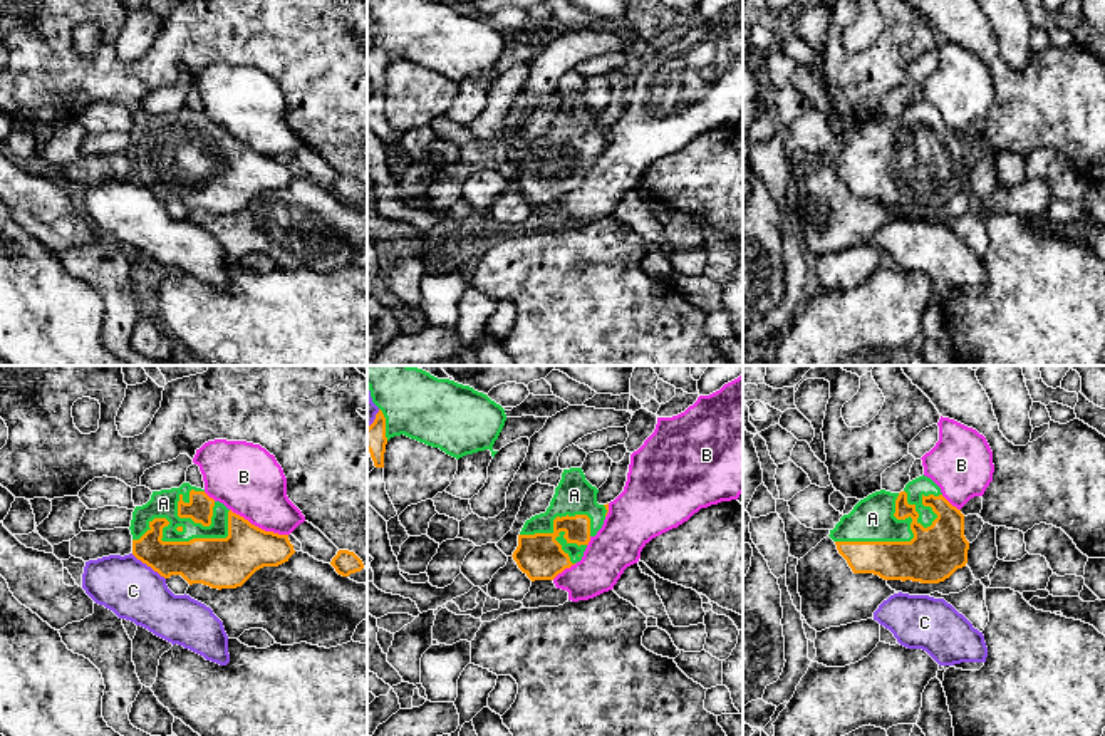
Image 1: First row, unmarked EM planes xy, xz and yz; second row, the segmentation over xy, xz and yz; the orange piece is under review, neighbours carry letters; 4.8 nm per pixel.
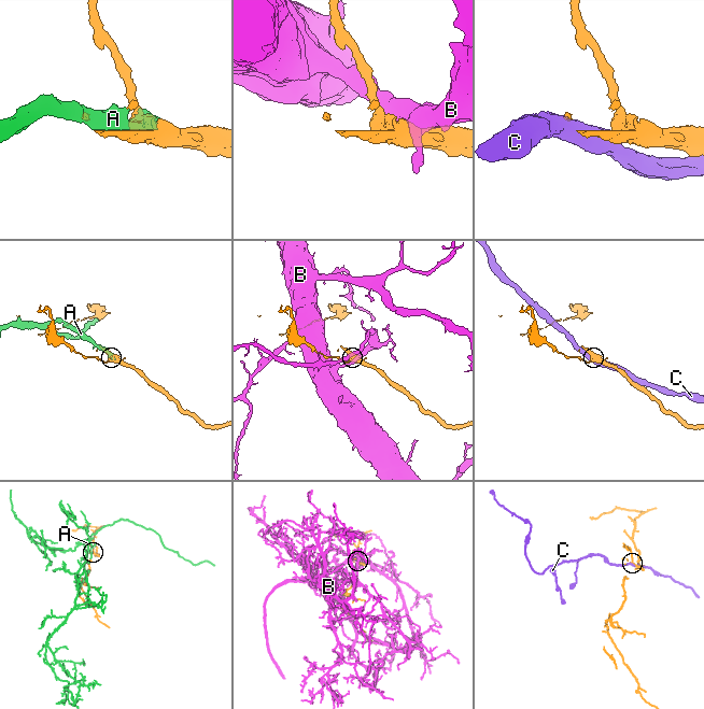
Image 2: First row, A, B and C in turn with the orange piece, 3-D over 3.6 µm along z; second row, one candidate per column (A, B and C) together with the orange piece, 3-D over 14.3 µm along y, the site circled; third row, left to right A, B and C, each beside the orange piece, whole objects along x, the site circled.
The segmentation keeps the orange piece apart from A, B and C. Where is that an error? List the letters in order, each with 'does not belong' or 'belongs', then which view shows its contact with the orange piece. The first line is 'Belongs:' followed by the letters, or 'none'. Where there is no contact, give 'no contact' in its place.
Belongs: A
A: belongs; contact in xy
B: does not belong; contact in xy
C: does not belong; contact in xy

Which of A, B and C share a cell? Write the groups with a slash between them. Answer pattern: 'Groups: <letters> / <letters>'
Groups: A / B / C

